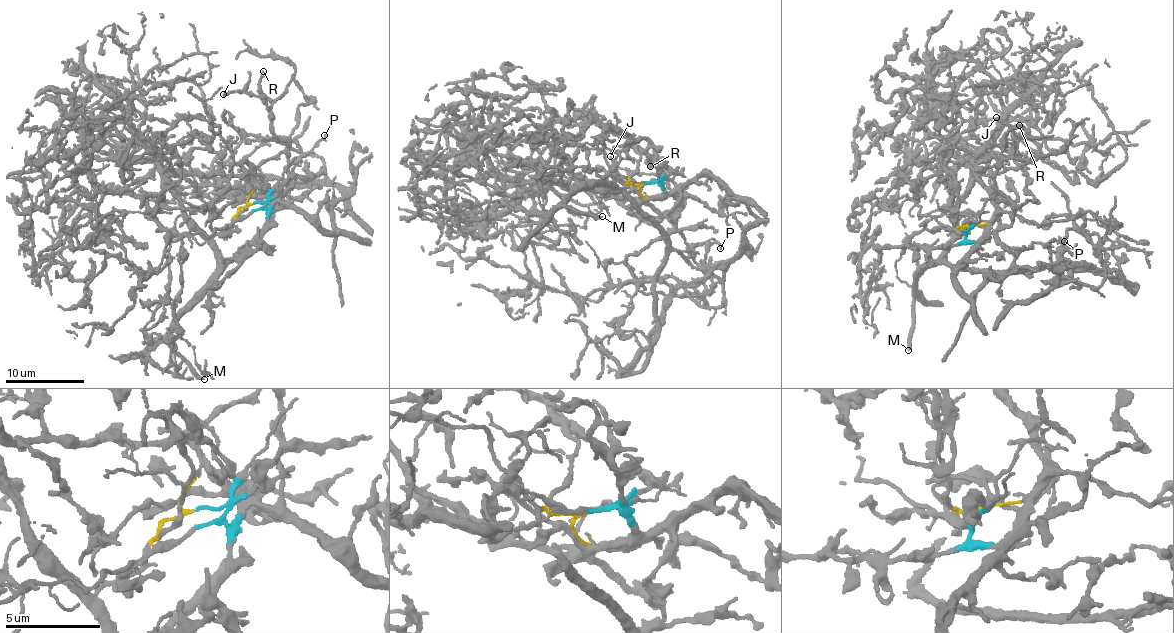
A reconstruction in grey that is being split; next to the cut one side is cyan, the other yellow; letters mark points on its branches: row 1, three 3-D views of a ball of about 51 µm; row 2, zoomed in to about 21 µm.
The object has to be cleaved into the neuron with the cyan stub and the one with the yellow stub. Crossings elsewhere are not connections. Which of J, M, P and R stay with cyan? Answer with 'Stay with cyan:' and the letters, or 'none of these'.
Stay with cyan: J, R

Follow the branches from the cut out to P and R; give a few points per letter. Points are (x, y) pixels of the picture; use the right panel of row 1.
P: (968, 228), (967, 225), (959, 234), (946, 259), (981, 272), (1030, 272), (1051, 264), (1050, 242), (1064, 241)
R: (968, 229), (969, 239), (978, 245), (1011, 224), (1013, 206), (997, 188), (994, 175), (1006, 135), (1019, 125)

